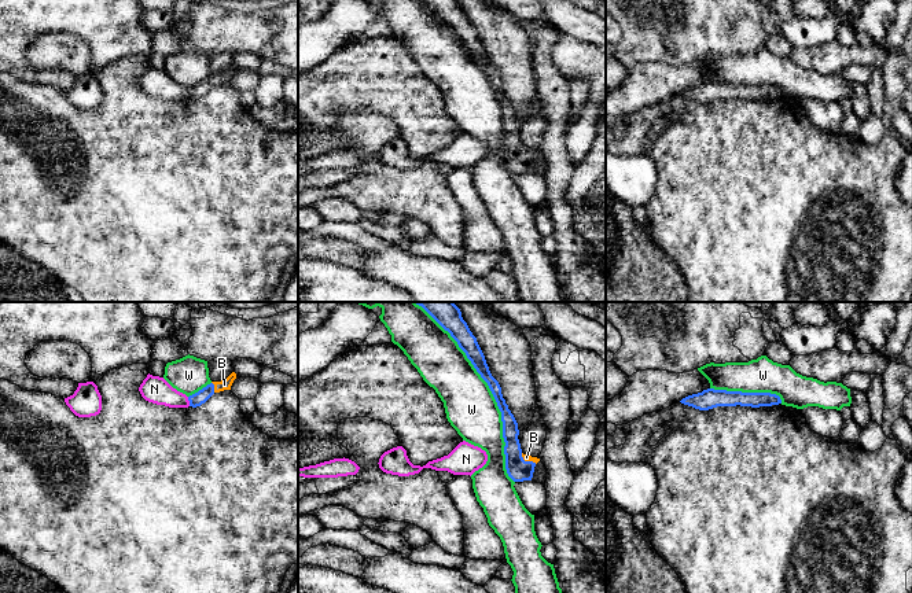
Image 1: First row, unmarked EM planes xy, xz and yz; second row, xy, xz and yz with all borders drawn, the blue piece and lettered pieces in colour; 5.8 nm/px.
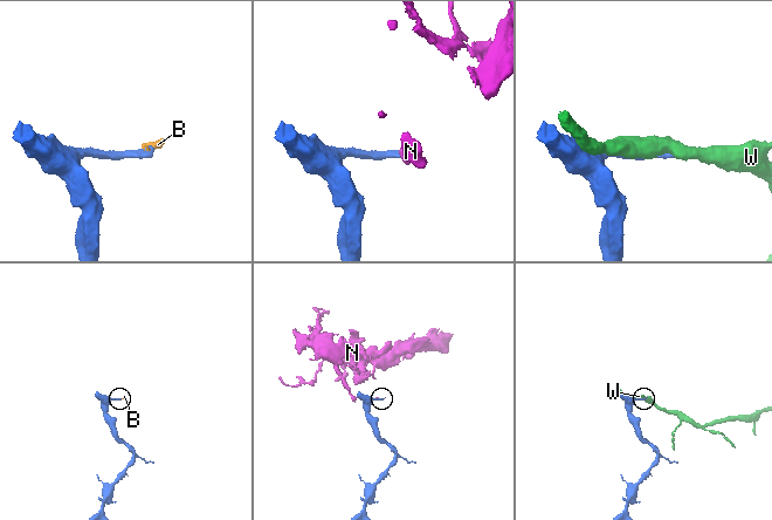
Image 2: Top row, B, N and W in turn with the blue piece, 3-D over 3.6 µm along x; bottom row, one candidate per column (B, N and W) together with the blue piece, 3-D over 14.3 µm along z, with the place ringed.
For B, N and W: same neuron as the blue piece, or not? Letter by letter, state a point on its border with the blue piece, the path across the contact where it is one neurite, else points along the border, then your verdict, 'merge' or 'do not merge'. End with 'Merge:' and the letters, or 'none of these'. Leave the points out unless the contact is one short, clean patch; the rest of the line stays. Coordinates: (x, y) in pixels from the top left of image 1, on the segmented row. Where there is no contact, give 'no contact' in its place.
B: meets blue in xy at (213, 387); runs through xy (202, 396), (213, 387), (224, 385); merge
N: meets blue in xy at (188, 400); border along xy (187, 397), (190, 405); do not merge
W: meets blue in xz at (491, 390); do not merge
Merge: B

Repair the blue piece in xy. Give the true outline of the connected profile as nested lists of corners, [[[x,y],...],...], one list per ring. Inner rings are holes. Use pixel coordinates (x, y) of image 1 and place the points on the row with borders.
[[[232,372],[227,379],[221,382],[212,382],[198,393],[188,397],[190,406],[196,408],[205,404],[214,393],[220,393],[224,390],[231,390],[233,380],[236,379],[236,373]]]

